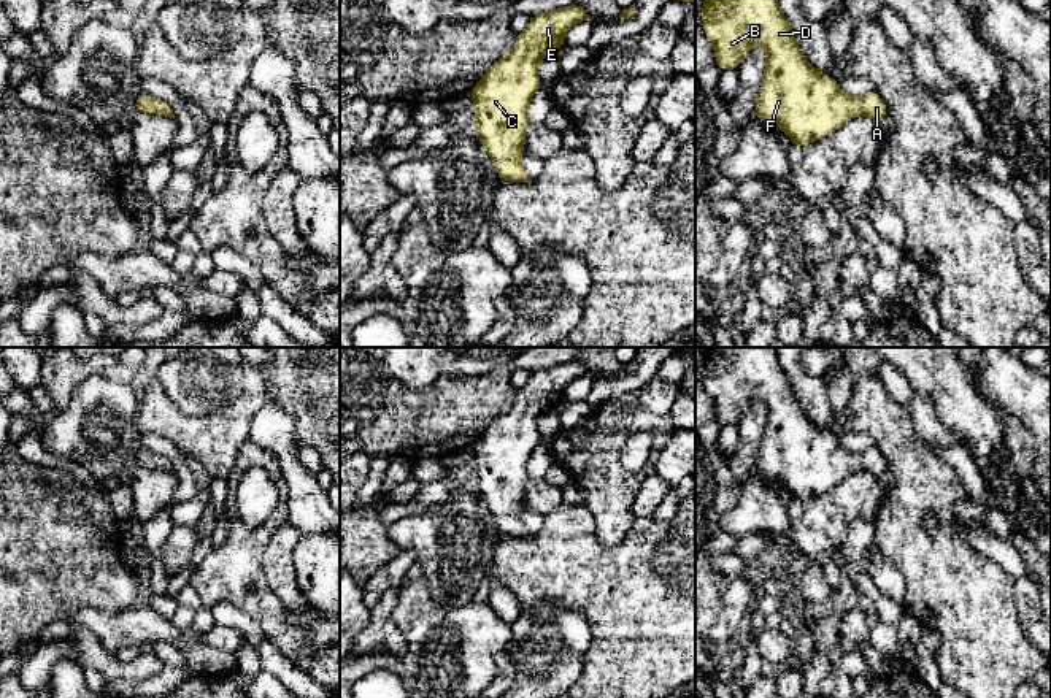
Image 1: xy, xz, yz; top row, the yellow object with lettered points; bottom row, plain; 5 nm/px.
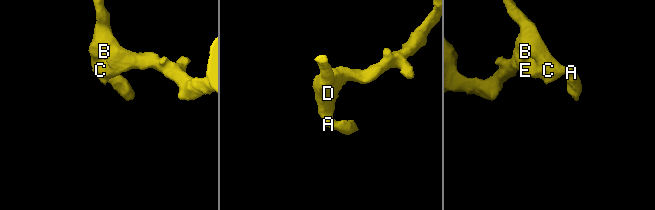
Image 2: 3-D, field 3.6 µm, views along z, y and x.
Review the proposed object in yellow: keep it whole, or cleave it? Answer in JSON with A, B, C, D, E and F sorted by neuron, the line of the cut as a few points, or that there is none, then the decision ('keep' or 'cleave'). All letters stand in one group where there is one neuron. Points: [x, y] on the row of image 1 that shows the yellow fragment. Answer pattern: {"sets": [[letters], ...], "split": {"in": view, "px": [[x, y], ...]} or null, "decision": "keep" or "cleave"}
{"sets": [["A", "B", "C", "D", "E", "F"]], "split": null, "decision": "keep"}

